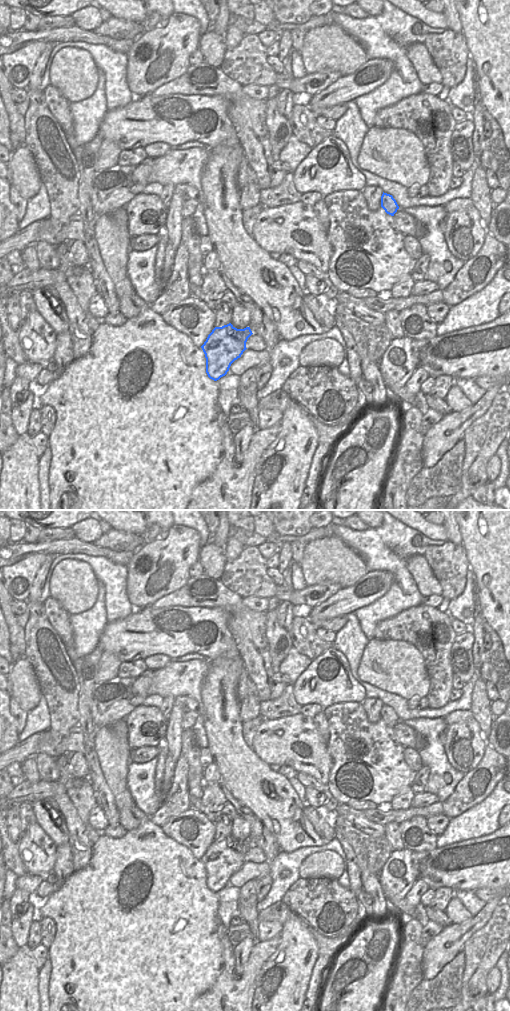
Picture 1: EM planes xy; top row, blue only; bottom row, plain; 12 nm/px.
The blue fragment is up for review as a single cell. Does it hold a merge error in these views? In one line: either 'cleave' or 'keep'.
cleave

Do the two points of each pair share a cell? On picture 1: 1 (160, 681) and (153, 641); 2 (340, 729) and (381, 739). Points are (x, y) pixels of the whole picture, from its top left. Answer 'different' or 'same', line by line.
1: different
2: same

